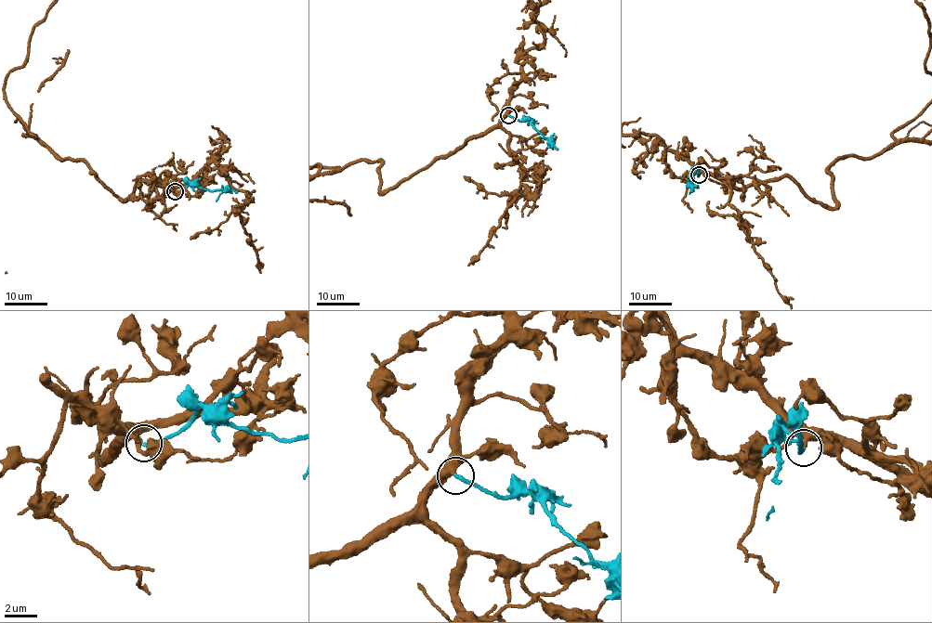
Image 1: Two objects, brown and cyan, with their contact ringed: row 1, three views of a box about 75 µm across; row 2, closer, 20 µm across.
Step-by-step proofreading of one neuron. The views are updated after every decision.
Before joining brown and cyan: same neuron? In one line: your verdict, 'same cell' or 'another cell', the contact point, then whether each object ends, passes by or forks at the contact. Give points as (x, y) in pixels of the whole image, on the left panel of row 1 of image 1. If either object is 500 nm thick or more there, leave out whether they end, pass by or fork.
same cell; at (175, 191); brown ends there; cyan ends there

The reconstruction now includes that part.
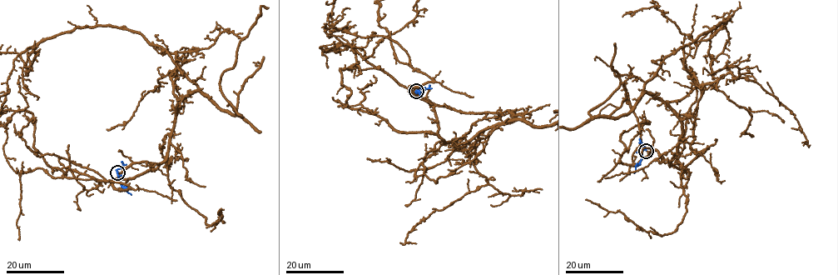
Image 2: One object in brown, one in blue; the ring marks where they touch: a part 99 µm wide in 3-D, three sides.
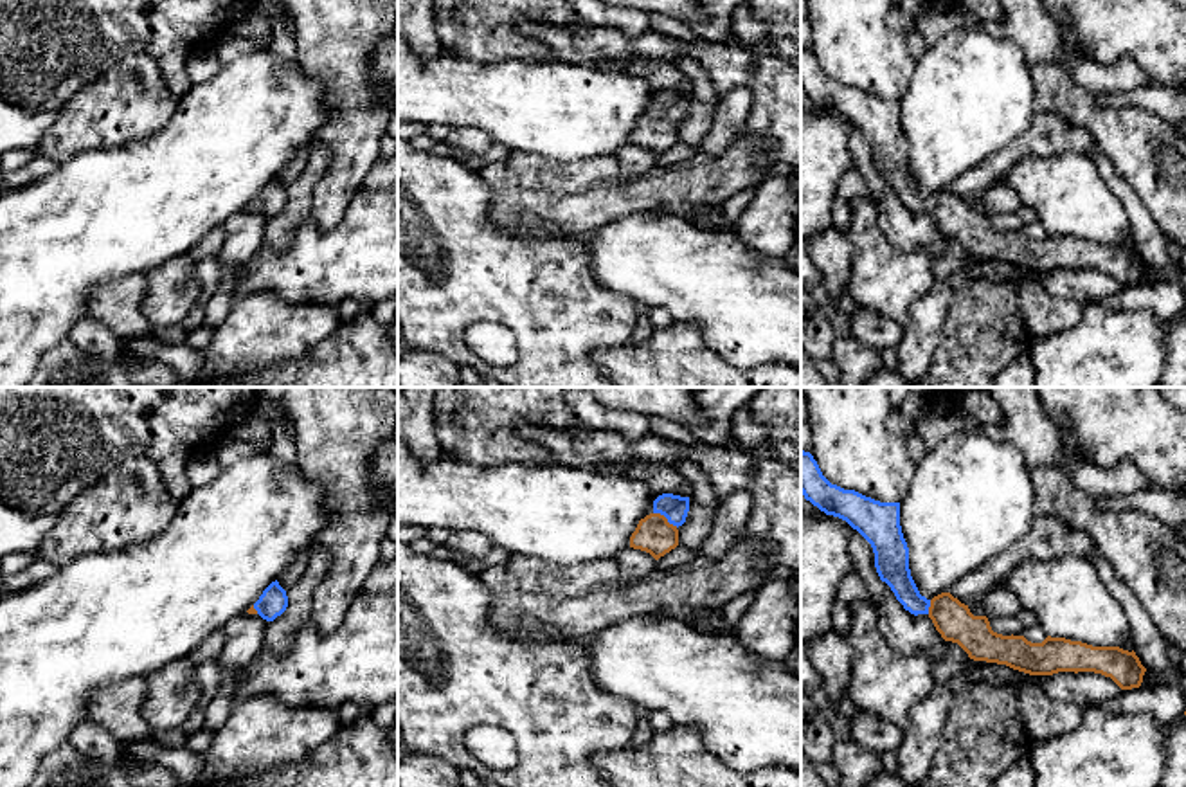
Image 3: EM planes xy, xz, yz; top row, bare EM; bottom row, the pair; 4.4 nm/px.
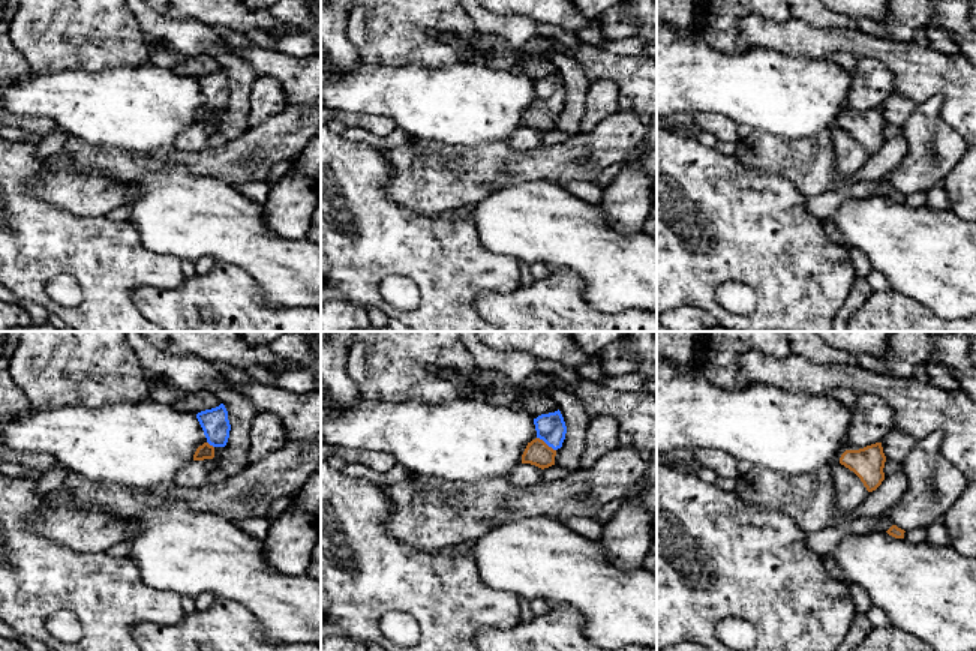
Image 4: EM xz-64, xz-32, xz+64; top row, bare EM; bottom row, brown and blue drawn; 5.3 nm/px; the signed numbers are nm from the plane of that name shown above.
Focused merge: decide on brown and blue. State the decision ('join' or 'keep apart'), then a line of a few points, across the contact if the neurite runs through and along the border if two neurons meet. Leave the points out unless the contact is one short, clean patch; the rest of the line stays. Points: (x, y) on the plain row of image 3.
join; line xz (654, 130), (666, 116), (675, 105)

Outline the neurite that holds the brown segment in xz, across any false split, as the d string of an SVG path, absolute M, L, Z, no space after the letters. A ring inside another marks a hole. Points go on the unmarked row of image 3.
M662 90L653 97L653 108L639 117L630 133L630 144L650 149L655 157L678 142L678 122L686 119L689 94Z

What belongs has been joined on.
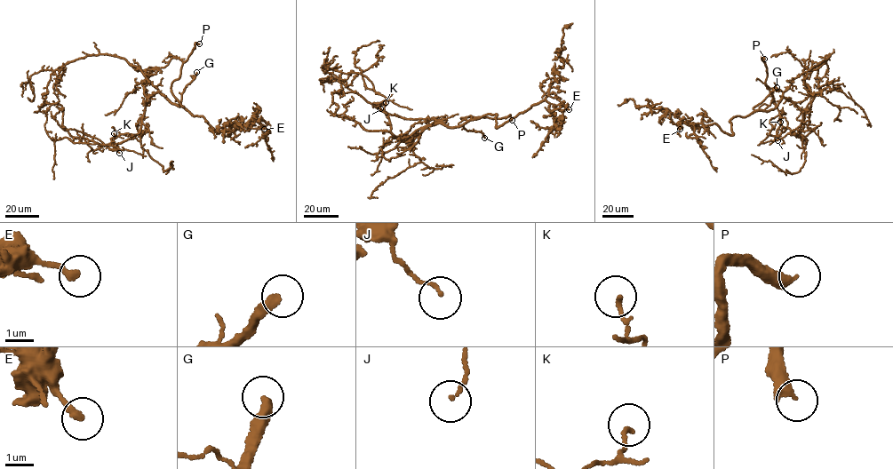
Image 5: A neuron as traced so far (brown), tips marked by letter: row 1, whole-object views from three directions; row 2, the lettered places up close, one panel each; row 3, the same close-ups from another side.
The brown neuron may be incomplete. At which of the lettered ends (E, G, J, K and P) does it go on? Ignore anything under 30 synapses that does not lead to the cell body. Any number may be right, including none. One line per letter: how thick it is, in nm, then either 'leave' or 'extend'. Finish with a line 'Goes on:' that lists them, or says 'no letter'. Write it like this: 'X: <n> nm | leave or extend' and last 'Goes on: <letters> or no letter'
E: 240 nm | leave
G: 360 nm | extend
J: 110 nm | leave
K: 150 nm | leave
P: 360 nm | extend
Goes on: G, P

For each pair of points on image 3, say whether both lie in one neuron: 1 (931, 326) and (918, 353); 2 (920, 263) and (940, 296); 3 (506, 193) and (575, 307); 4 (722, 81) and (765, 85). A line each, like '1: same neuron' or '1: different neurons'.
1: same neuron
2: different neurons
3: different neurons
4: same neuron

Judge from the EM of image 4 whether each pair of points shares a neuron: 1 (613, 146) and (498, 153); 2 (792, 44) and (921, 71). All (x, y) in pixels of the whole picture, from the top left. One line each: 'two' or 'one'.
1: one
2: one

